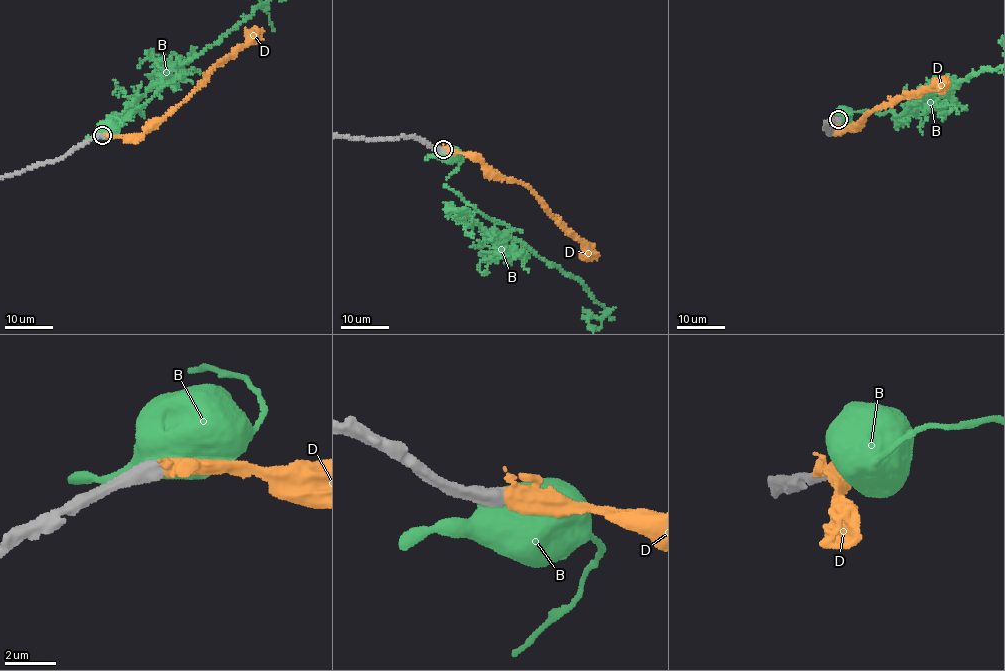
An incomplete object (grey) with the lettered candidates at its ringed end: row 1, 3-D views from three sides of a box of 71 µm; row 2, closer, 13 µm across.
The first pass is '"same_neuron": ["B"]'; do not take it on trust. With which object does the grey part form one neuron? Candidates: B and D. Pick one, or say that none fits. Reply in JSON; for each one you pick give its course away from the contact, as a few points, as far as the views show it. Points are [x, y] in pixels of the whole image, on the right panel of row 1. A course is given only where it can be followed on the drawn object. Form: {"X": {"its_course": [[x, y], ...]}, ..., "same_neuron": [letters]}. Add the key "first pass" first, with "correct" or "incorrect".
{"first pass": "incorrect", "D": {"its_course": [[838, 119], [836, 127], [846, 130], [880, 105], [930, 87], [939, 89], [947, 82]]}, "same_neuron": ["D"]}

